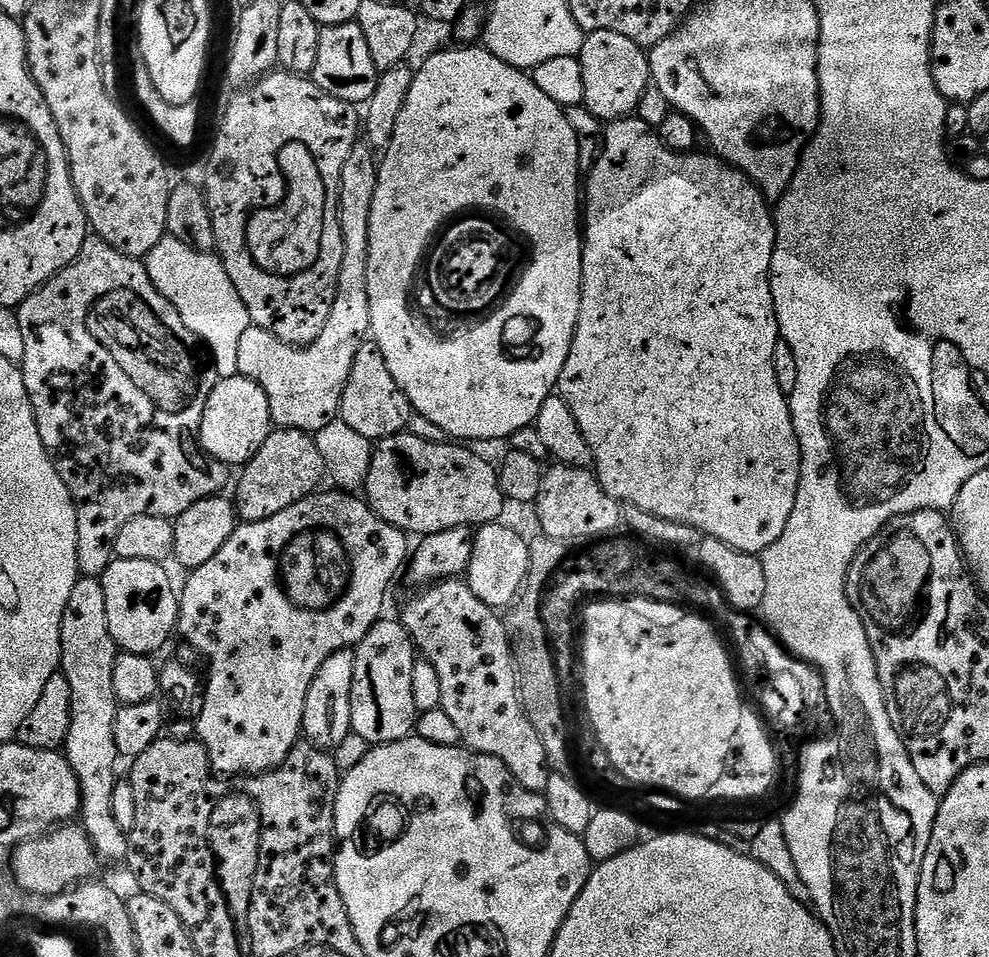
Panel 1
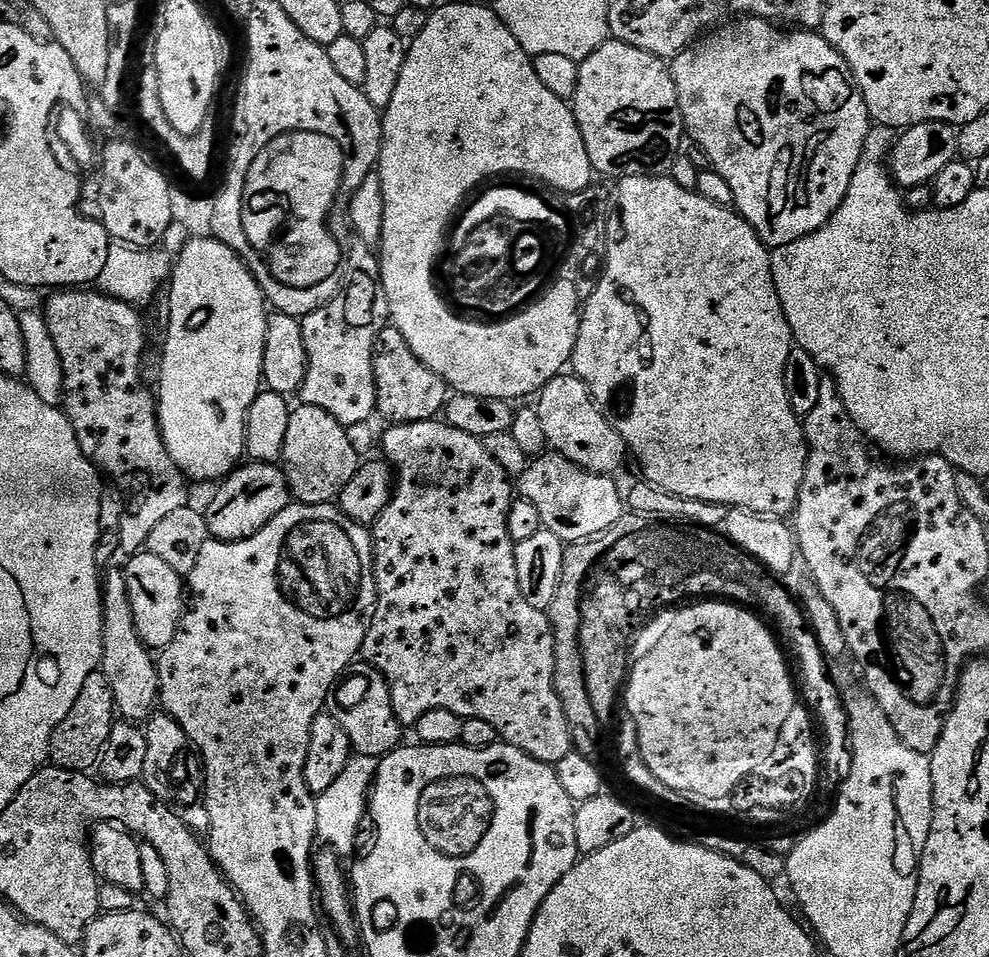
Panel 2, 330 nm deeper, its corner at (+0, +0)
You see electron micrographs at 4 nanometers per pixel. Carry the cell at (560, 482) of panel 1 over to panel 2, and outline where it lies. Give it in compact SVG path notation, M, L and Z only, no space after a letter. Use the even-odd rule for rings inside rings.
M551 450L529 459L528 468L518 477L518 492L523 499L530 502L538 510L538 515L543 524L543 531L558 534L558 538L565 542L588 540L594 534L602 534L610 530L620 521L626 511L626 500L622 495L622 488L615 484L611 475L603 476L594 474L574 462L570 462L564 456Z

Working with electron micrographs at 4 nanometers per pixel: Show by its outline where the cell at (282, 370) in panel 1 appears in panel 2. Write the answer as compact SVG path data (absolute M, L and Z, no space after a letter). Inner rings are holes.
M359 242L353 243L353 248L346 252L346 264L353 268L354 271L343 277L340 285L340 291L337 292L336 297L330 301L325 308L314 310L308 316L303 317L302 320L302 334L306 338L306 358L308 359L308 369L306 370L306 378L302 382L300 391L298 393L299 399L310 406L318 406L318 410L326 410L326 414L330 414L339 424L350 425L354 422L366 422L366 418L370 418L376 412L376 383L374 382L374 370L372 369L372 347L378 338L378 334L386 327L389 327L390 317L388 315L388 303L386 302L386 294L384 293L384 285L380 283L379 279L373 274L379 273L380 262L377 253L373 251L367 244Z

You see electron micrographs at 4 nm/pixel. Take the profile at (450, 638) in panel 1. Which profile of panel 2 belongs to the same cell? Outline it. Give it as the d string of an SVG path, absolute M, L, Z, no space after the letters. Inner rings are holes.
M440 418L385 427L383 448L383 459L394 473L394 491L386 510L382 510L382 514L370 528L376 575L376 606L370 613L368 632L364 635L363 659L384 675L384 681L390 690L394 714L400 725L415 726L422 714L440 709L450 710L464 720L482 718L482 722L490 722L490 726L494 726L497 737L503 743L514 745L538 762L555 766L562 762L562 758L566 758L566 754L574 750L572 728L566 720L566 710L562 708L562 702L555 690L554 630L548 621L548 613L543 608L530 606L518 586L516 544L507 530L507 519L510 518L514 501L513 481L506 474L506 470L502 470L502 466L498 466L496 459L484 449L480 438L463 433Z

